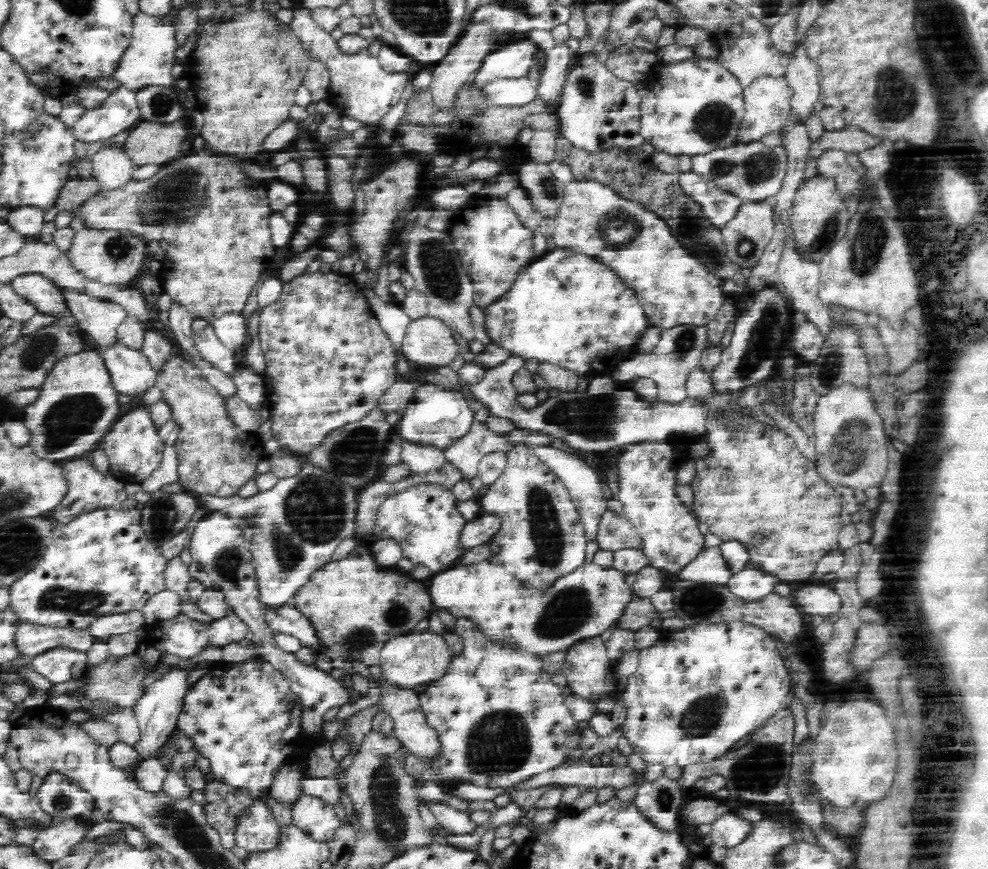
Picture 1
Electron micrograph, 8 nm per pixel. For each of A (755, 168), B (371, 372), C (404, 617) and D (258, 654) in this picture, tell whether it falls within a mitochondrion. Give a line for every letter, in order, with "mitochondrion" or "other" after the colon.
A: mitochondrion
B: other
C: mitochondrion
D: other

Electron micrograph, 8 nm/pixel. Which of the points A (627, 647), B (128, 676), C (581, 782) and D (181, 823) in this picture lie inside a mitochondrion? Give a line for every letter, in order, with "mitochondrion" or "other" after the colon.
A: other
B: mitochondrion
C: other
D: mitochondrion

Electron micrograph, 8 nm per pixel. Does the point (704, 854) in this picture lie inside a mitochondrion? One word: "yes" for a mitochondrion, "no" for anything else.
no

